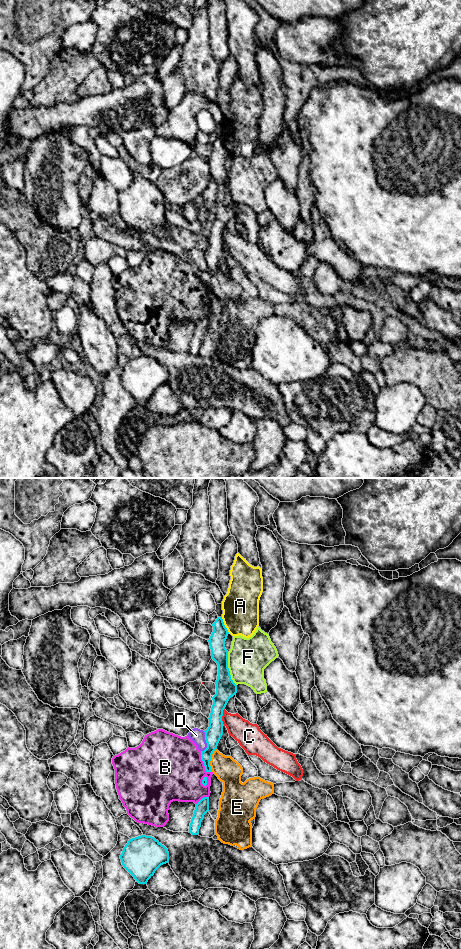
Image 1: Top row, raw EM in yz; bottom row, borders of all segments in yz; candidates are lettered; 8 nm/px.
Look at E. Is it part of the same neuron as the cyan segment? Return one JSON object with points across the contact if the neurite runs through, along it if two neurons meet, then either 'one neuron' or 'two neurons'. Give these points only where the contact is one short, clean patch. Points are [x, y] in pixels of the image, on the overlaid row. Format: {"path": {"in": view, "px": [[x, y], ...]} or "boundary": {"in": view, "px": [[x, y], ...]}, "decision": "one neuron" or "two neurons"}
{"boundary": {"in": "yz", "px": [[216, 748], [210, 761], [211, 771]]}, "decision": "two neurons"}

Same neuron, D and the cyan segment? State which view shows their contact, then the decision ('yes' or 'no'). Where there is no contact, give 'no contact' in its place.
meets cyan in yz; no

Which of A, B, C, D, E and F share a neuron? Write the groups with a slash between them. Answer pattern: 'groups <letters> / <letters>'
groups A / B / C / D E / F

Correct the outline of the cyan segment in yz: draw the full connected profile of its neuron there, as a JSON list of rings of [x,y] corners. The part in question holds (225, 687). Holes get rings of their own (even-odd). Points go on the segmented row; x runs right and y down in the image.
[[[218,617],[212,626],[213,632],[208,642],[212,659],[218,665],[218,676],[215,682],[216,694],[212,697],[213,705],[208,718],[209,727],[204,731],[207,748],[201,751],[201,760],[204,763],[206,772],[212,772],[210,766],[211,757],[223,735],[223,710],[229,699],[237,693],[237,685],[231,679],[228,668],[228,651],[225,648],[225,641],[229,632],[222,617]]]

